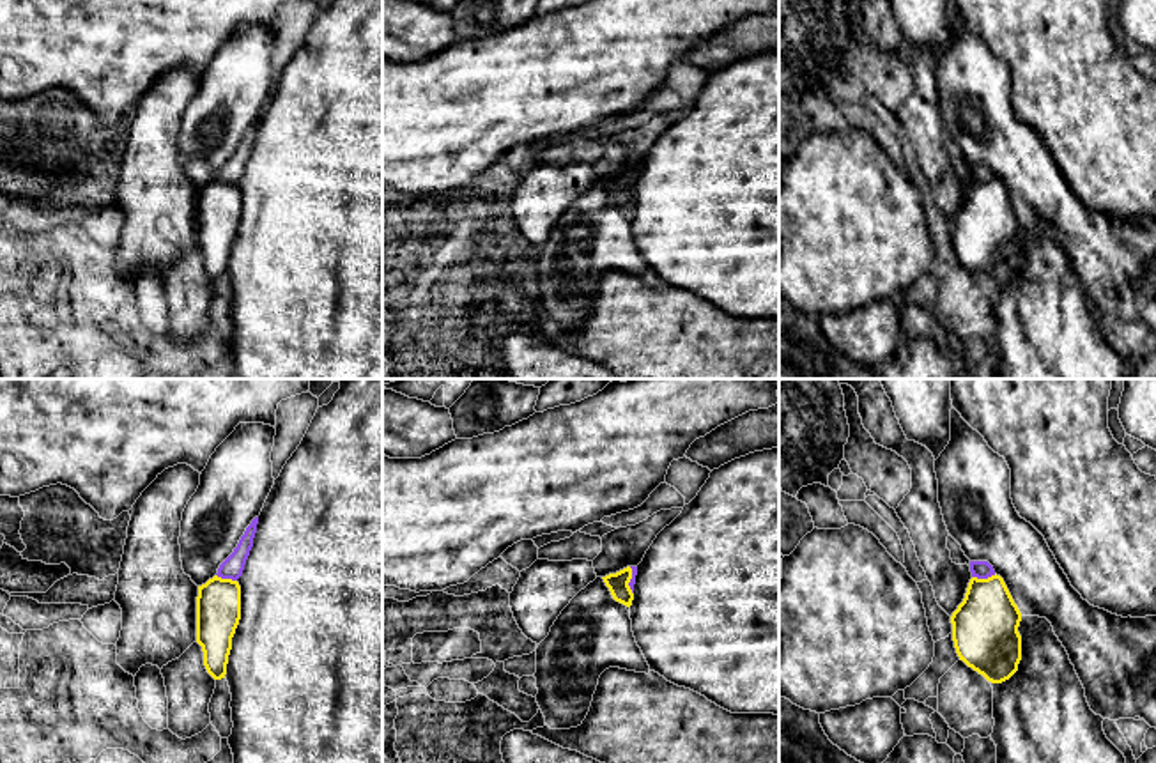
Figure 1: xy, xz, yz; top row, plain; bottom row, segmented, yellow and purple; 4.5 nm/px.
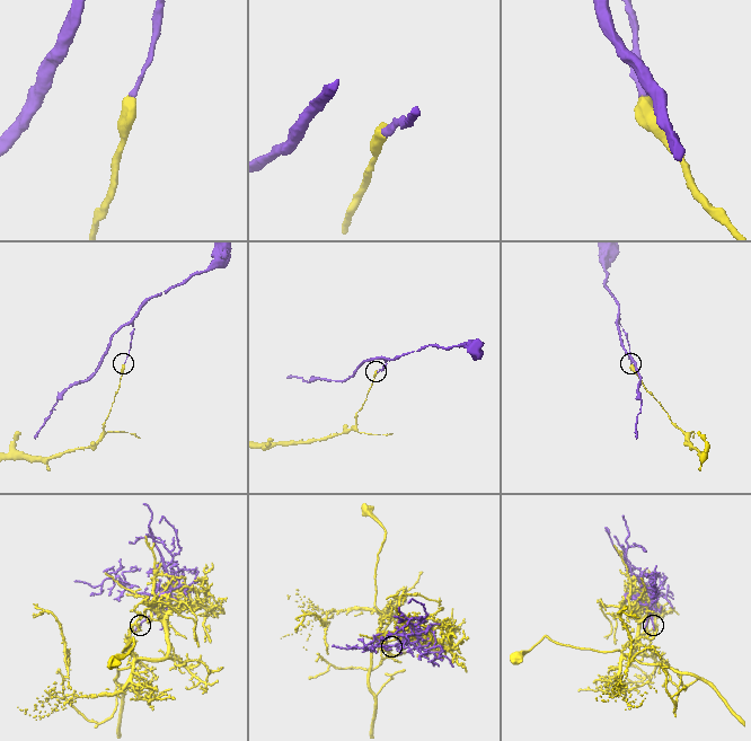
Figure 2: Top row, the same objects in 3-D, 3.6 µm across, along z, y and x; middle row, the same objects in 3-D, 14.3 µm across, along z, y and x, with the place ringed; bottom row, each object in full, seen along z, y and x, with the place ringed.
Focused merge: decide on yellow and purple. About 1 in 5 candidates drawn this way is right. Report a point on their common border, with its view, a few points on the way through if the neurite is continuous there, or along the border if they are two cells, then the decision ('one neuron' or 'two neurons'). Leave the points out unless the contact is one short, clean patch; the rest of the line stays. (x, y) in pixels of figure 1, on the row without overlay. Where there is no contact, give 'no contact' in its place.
yz (983, 183) | along yz (995, 177), (972, 181) | two neurons

